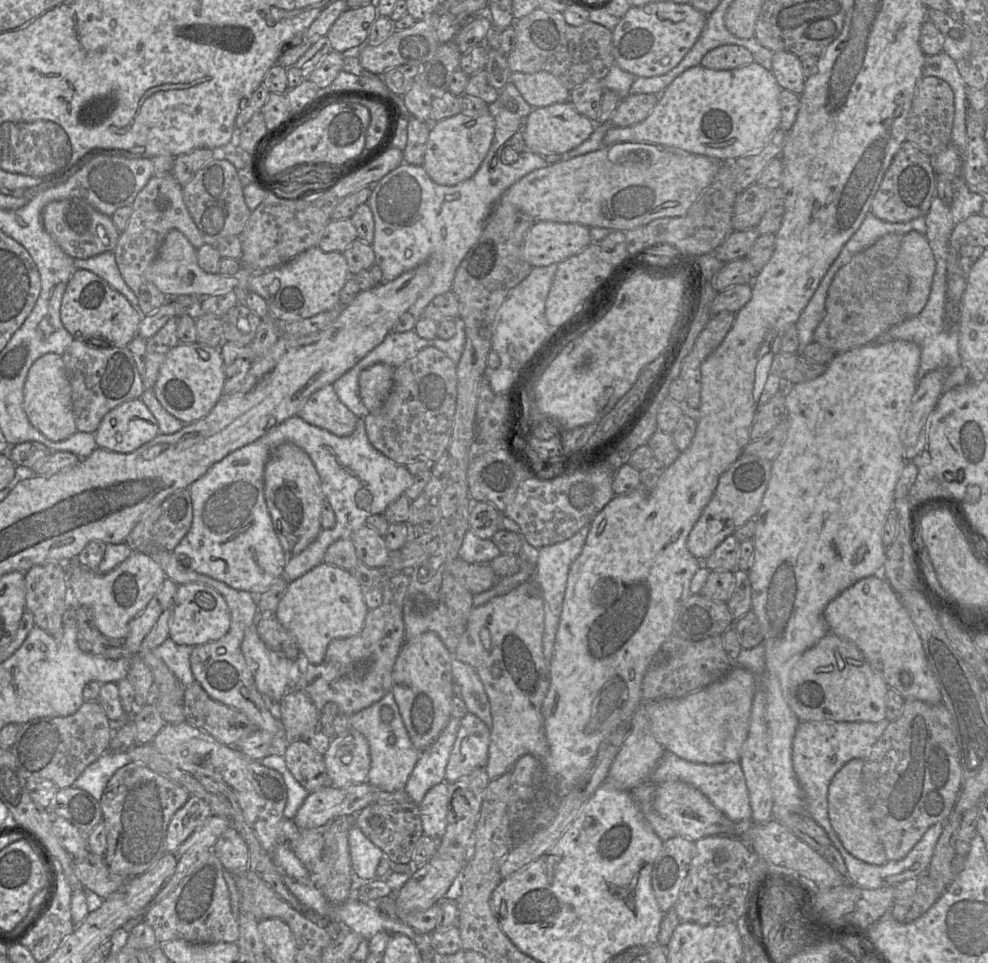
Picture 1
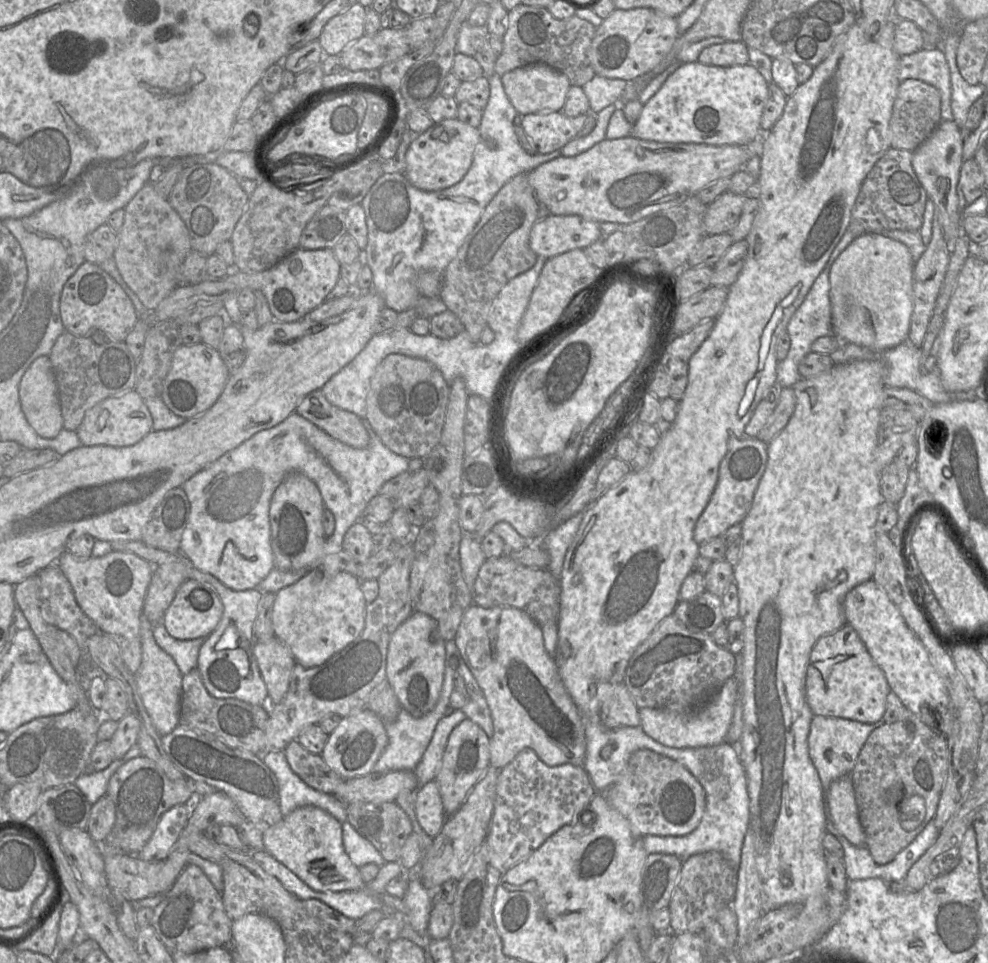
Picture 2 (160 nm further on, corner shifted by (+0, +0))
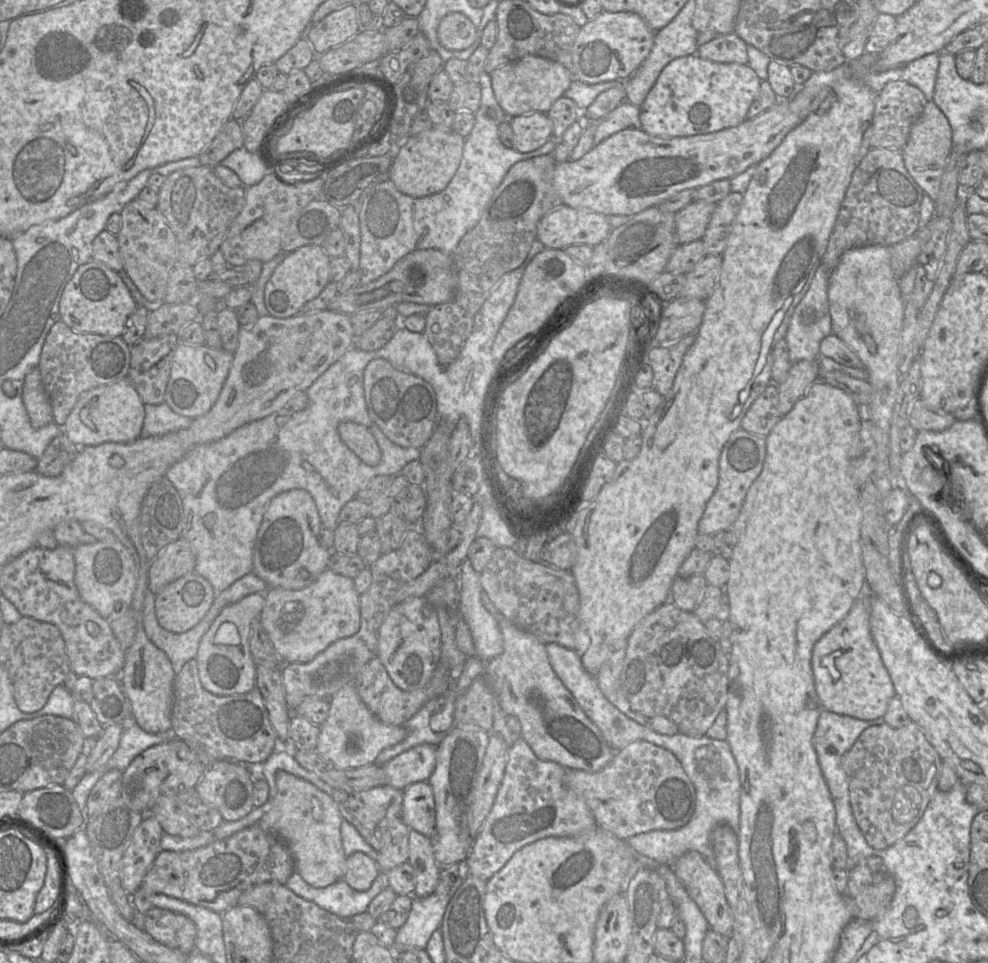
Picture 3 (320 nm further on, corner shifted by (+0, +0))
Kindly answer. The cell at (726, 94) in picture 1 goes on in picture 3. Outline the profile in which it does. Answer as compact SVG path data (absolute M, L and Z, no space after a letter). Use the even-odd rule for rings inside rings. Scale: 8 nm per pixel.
M697 53L674 59L660 73L640 106L641 129L660 138L688 137L735 127L747 119L747 113L760 90L761 79L748 64L705 60Z

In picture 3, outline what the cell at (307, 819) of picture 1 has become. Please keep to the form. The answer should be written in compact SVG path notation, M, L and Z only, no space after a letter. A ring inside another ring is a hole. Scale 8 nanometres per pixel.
M430 744L414 746L382 765L385 784L399 790L415 782L428 782L434 767L436 747Z

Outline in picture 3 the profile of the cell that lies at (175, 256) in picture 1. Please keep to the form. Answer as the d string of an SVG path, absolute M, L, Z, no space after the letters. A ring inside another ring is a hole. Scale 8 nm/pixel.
M306 245L288 253L266 284L265 303L270 315L287 318L299 314L304 305L316 298L332 281L330 259L321 245Z

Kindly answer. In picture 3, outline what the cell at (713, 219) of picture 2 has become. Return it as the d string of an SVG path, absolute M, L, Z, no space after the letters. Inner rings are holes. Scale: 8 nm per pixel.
M693 201L675 213L678 245L702 239L717 203Z

